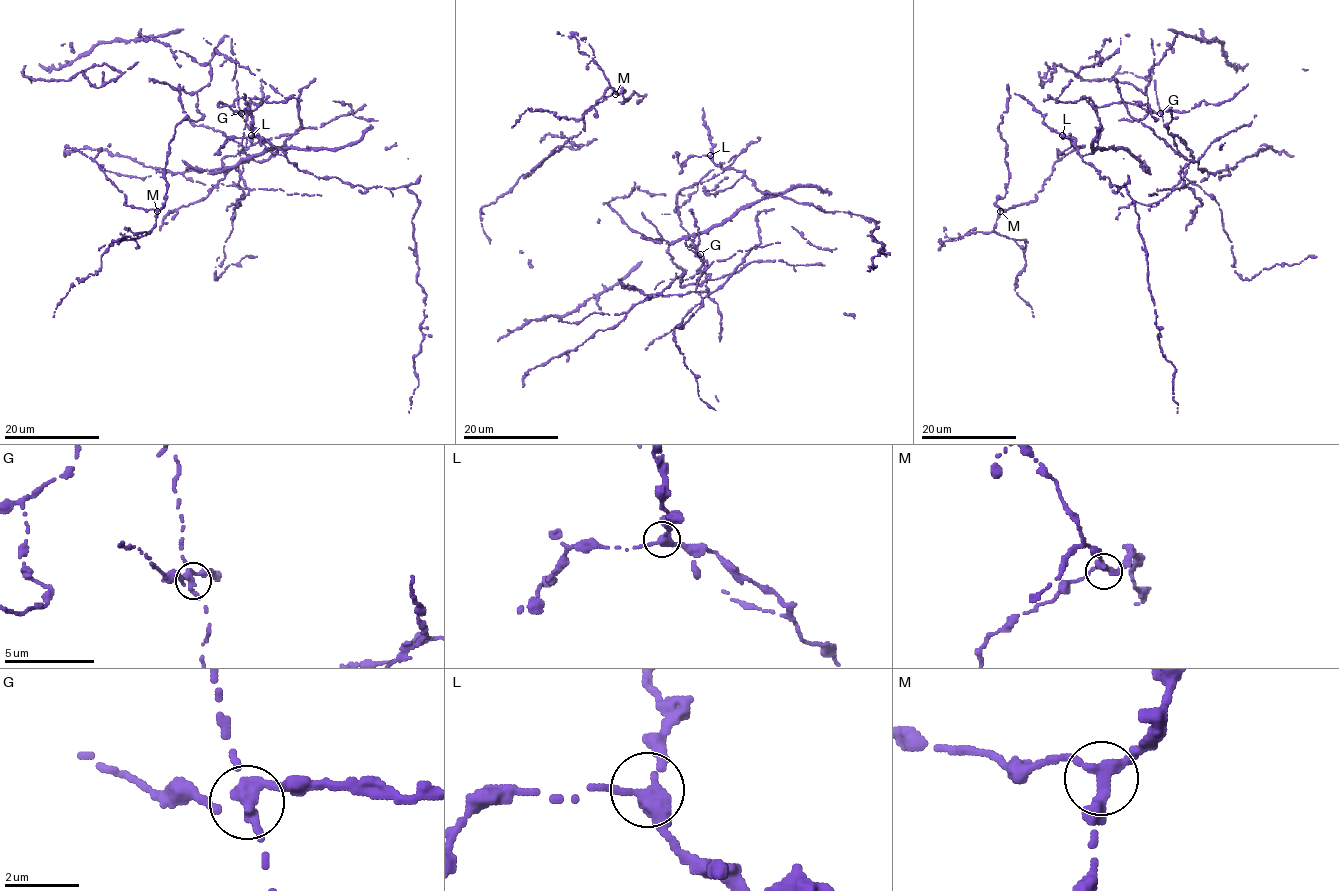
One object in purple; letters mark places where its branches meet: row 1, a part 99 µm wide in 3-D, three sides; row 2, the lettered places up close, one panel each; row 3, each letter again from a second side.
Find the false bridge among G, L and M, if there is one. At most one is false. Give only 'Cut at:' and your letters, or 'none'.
Cut at: G

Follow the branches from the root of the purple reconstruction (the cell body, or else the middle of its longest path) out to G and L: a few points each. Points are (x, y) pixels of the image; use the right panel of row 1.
G: (1097, 117), (1097, 112), (1086, 99), (1080, 99), (1089, 98), (1097, 107), (1128, 102), (1148, 112), (1160, 113)
L: (1097, 117), (1100, 135), (1093, 153), (1081, 156), (1075, 146), (1076, 140), (1062, 135)

